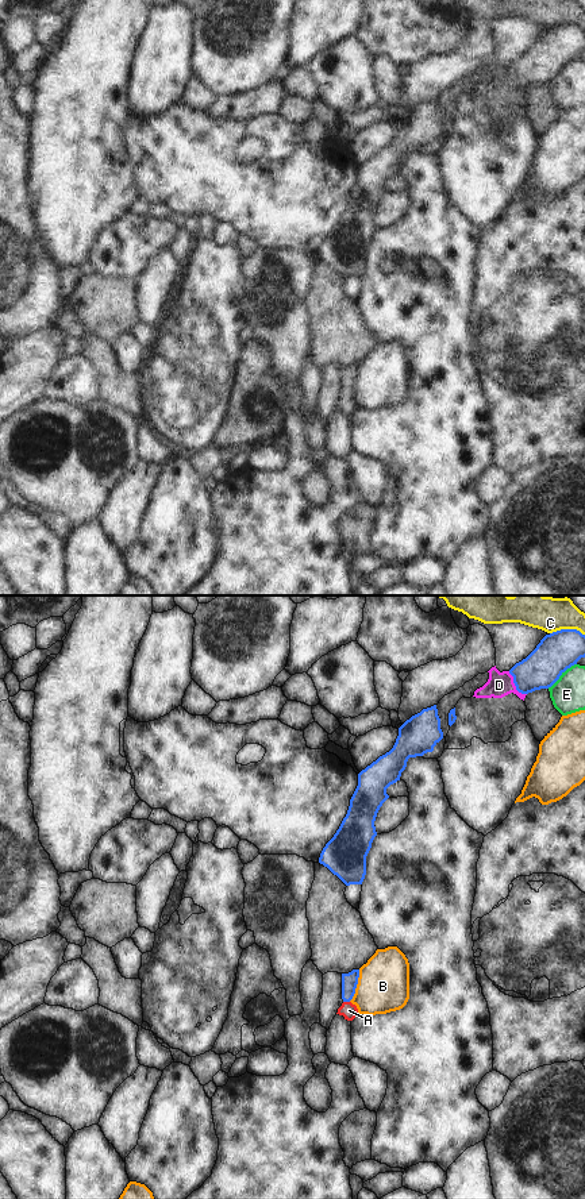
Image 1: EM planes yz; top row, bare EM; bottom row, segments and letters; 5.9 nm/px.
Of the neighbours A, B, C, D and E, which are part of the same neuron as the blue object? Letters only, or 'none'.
A

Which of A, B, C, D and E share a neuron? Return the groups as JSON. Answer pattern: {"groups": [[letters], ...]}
{"groups": [["A"], ["B"], ["C"], ["D"], ["E"]]}

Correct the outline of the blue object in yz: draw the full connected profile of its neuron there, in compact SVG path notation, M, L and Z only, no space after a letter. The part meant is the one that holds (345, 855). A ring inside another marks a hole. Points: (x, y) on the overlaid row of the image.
M436 705L423 709L399 728L393 748L358 774L358 786L339 829L323 848L319 863L346 886L362 884L366 856L377 836L374 821L389 798L386 789L400 780L409 757L432 752L443 739Z

